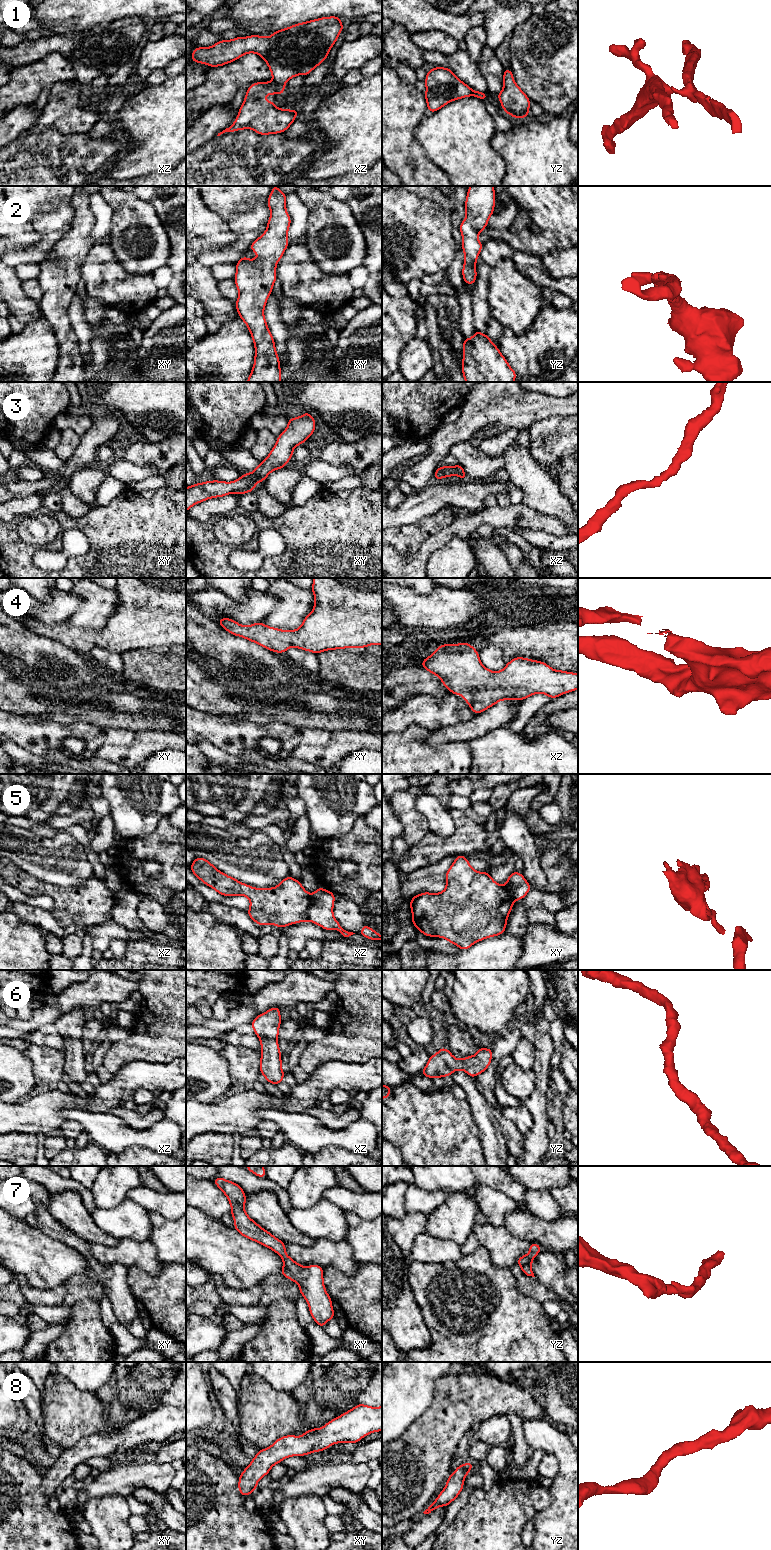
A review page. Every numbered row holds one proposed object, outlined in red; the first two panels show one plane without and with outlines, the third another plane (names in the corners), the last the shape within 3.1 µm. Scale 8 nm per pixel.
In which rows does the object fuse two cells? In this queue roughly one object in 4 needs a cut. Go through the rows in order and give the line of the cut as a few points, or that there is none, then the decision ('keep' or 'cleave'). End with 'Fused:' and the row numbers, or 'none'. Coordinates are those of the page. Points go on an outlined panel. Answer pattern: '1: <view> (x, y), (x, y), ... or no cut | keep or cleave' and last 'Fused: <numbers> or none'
1: xz (273, 80), (283, 86) | cleave
2: no cut | keep
3: no cut | keep
4: no cut | keep
5: xz (311, 895), (307, 919) | cleave
6: no cut | keep
7: no cut | keep
8: no cut | keep
Fused: 1, 5

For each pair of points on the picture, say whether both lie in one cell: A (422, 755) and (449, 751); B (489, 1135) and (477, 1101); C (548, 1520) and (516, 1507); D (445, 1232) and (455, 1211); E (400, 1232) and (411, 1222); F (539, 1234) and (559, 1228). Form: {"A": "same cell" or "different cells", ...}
{"A": "same cell", "B": "same cell", "C": "different cells", "D": "same cell", "E": "same cell", "F": "same cell"}

